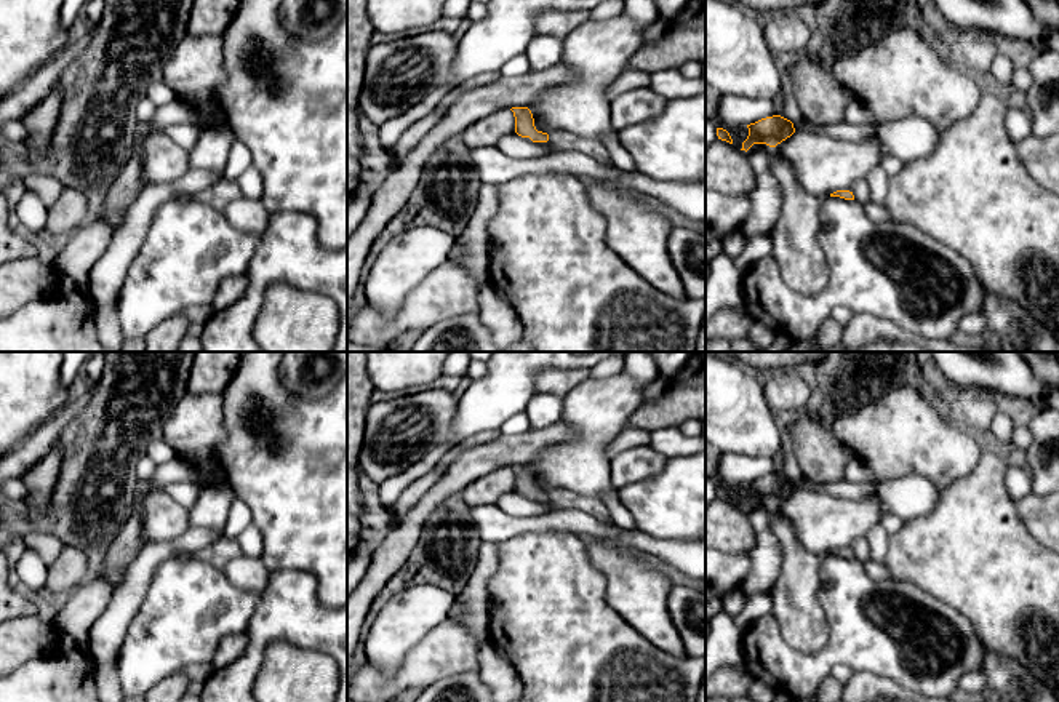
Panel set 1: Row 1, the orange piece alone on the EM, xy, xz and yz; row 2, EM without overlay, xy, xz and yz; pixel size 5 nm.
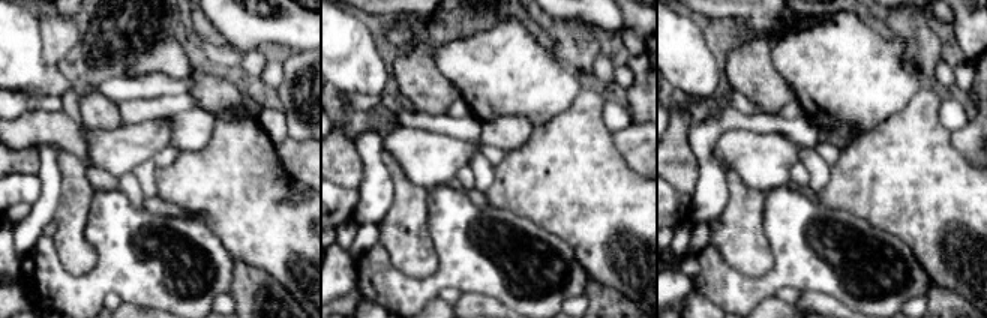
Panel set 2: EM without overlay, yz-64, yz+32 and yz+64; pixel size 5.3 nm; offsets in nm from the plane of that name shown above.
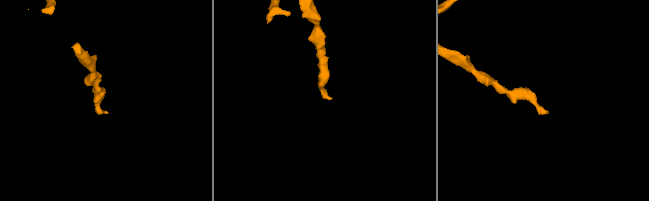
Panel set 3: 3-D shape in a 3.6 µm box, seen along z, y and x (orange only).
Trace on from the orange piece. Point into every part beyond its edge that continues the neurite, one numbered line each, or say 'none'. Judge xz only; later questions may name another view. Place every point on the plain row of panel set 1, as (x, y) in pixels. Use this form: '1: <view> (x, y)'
none

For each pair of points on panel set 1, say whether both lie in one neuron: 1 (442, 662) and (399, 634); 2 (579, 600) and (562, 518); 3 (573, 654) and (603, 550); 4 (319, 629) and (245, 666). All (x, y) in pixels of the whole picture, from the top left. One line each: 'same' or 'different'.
1: different
2: different
3: different
4: same

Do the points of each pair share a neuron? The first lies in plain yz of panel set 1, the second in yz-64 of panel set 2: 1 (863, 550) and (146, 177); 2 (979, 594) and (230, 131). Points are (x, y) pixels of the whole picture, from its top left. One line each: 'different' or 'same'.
1: different
2: same

